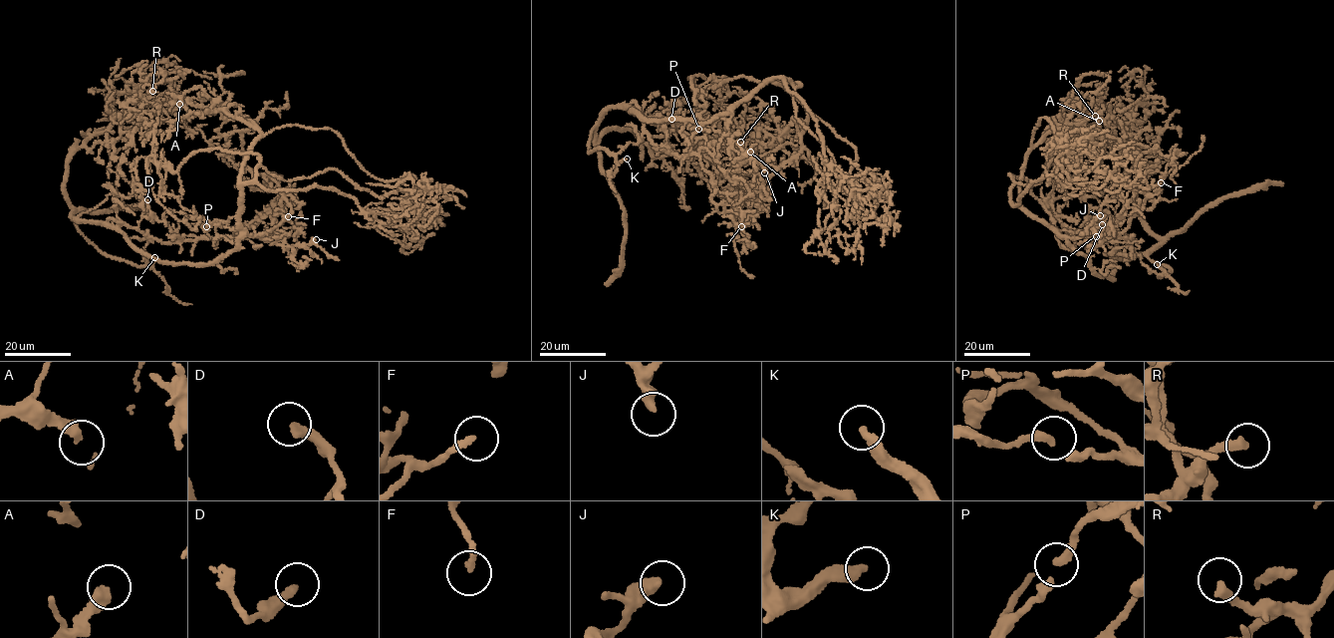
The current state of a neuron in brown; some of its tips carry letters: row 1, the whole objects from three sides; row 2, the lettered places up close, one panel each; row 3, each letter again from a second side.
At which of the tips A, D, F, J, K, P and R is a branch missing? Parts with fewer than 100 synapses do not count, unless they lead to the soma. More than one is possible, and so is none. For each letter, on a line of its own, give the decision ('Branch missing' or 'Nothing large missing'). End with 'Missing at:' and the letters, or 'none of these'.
A: Nothing large missing
D: Nothing large missing
F: Nothing large missing
J: Nothing large missing
K: Branch missing
P: Nothing large missing
R: Nothing large missing
Missing at: K

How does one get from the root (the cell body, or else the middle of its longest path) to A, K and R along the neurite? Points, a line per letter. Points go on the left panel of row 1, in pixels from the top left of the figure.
A: (191, 263), (160, 263), (118, 229), (78, 222), (64, 188), (68, 156), (104, 133), (115, 112), (179, 104)
K: (191, 263), (160, 263), (118, 229), (75, 221), (85, 237), (101, 251), (141, 266), (151, 266), (154, 257)
R: (191, 263), (160, 263), (118, 229), (78, 222), (64, 188), (68, 155), (137, 113), (152, 91)

